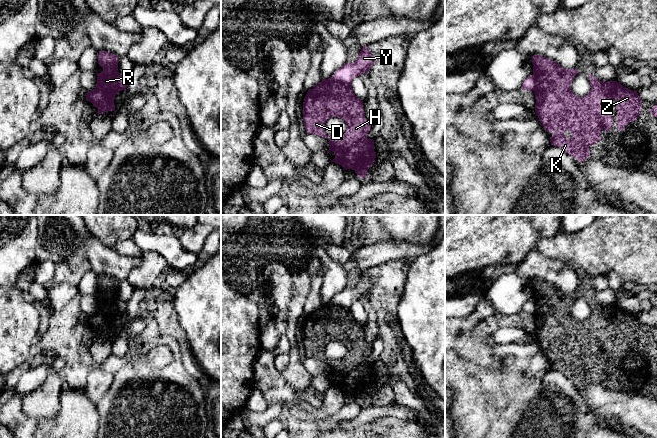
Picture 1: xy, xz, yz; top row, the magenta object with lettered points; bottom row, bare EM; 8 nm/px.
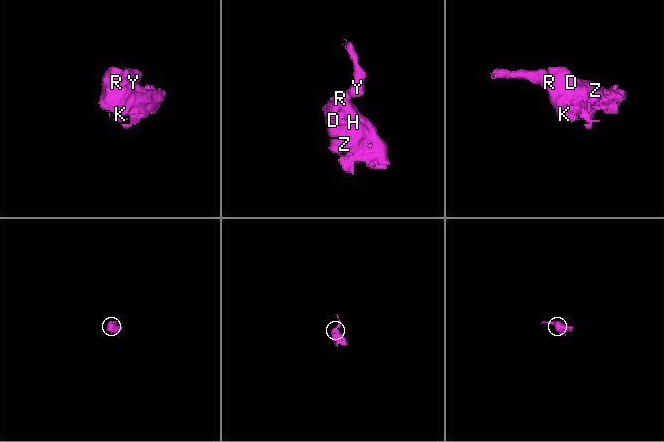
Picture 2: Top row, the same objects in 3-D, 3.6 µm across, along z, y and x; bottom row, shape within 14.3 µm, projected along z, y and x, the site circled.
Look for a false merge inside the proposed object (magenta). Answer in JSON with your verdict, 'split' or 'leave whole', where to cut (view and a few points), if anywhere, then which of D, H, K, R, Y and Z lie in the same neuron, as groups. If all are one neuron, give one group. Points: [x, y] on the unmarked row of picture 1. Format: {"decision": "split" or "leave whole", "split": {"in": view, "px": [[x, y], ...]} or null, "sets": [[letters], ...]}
{"decision": "split", "split": {"in": "xz", "px": [[332, 301], [350, 308]]}, "sets": [["D", "H", "K", "R", "Z"], ["Y"]]}

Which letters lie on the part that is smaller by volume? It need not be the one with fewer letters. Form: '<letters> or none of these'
Y

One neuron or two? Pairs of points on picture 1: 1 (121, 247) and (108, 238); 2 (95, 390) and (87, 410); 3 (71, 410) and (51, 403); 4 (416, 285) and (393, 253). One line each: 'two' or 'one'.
1: two
2: two
3: two
4: two

